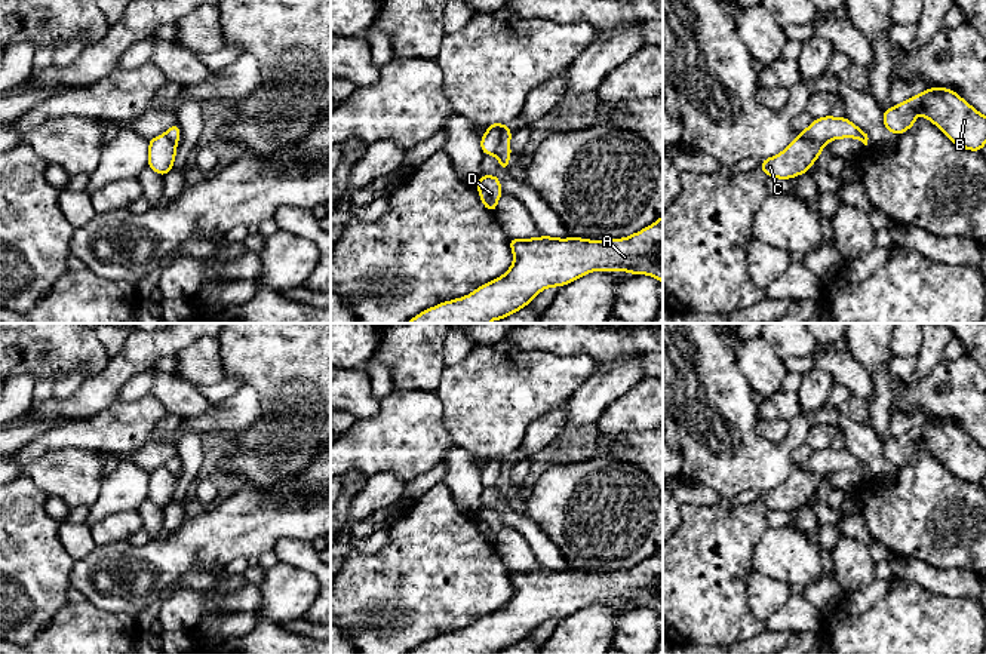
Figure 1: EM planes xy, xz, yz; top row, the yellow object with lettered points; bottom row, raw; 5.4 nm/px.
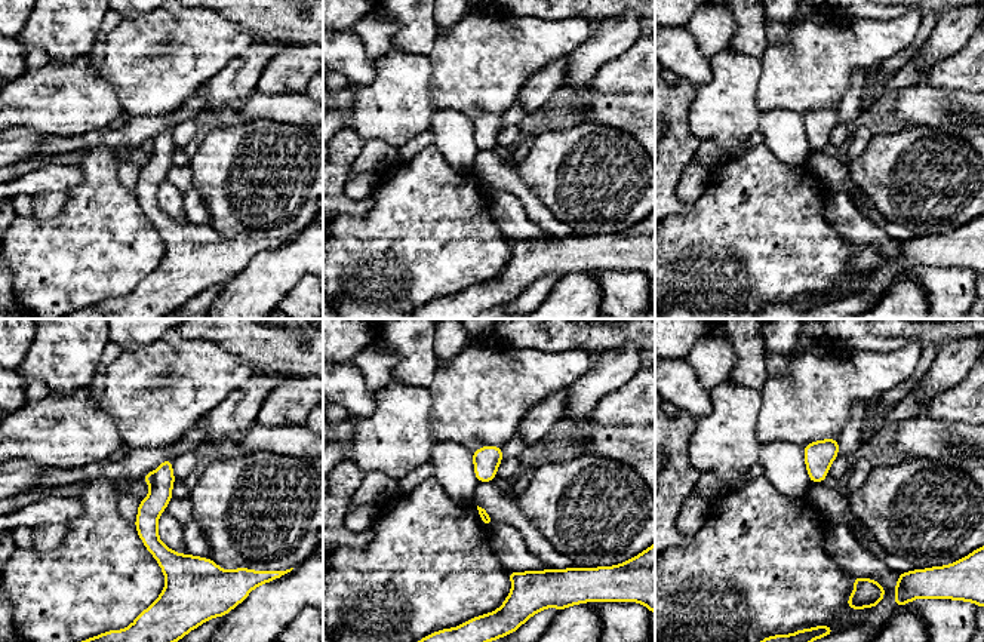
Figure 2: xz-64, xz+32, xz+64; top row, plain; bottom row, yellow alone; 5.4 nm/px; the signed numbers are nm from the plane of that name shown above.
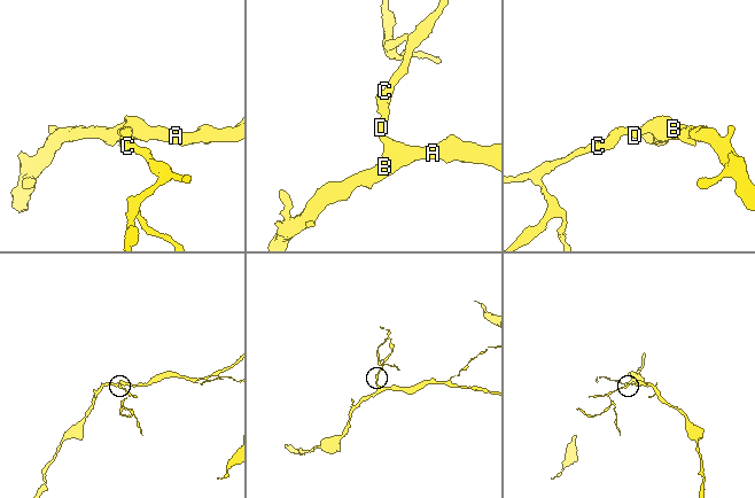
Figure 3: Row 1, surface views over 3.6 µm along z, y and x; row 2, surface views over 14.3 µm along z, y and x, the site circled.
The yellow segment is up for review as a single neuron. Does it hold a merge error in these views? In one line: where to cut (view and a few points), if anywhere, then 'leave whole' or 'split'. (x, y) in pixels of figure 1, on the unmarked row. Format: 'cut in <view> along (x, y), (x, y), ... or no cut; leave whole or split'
cut in xz along (506, 458), (492, 485); split

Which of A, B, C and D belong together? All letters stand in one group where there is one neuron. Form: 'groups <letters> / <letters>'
groups A B D / C

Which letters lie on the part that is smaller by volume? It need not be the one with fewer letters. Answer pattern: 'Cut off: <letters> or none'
Cut off: C

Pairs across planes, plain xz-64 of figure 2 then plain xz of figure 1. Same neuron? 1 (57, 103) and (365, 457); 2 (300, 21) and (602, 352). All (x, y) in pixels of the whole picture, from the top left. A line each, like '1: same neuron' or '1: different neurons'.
1: same neuron
2: same neuron

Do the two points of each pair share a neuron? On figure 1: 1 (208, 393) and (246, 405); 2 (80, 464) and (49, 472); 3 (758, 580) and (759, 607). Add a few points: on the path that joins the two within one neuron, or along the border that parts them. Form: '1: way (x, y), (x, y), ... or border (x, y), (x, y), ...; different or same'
1: border (243, 384), (212, 405); different
2: way (73, 472), (57, 472); same
3: way (759, 586), (759, 601); same

